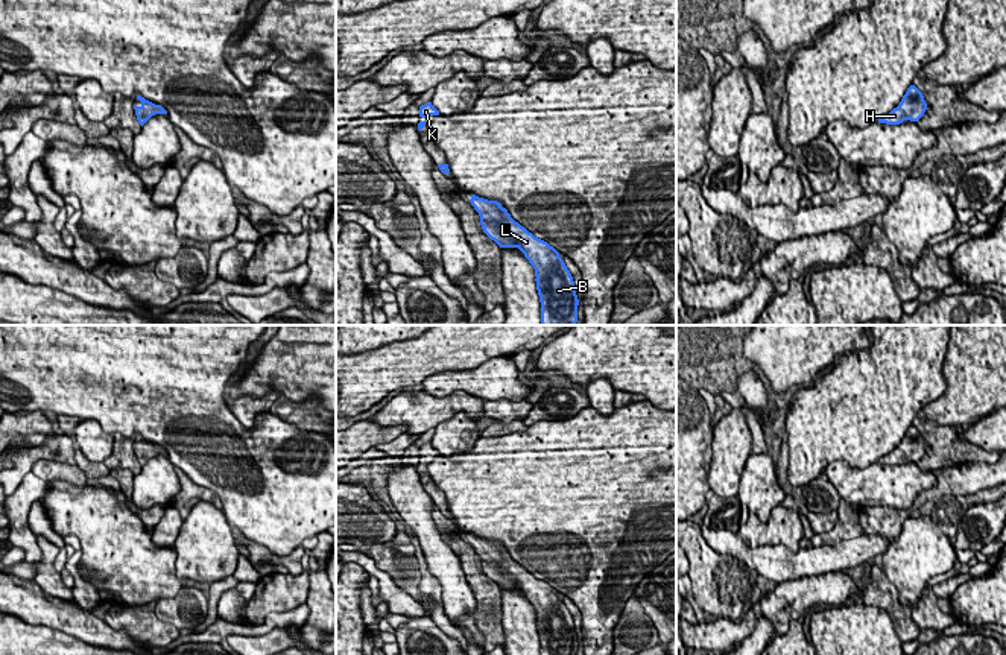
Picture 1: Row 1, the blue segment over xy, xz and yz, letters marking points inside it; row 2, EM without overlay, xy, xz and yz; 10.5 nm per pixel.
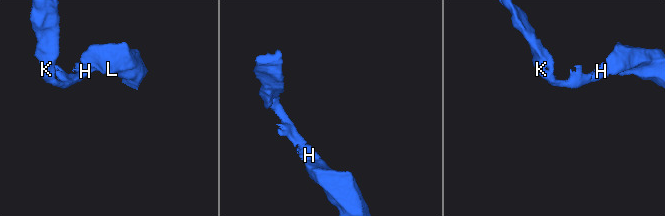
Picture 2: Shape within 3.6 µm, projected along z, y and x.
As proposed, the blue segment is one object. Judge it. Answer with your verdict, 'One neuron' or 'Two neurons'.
One neuron

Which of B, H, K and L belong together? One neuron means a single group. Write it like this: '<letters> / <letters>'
B H K L

